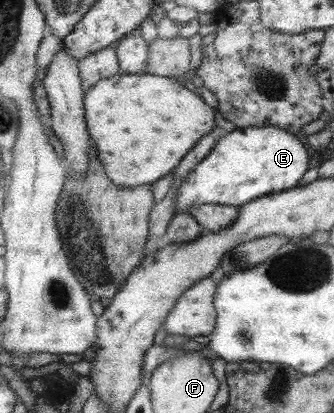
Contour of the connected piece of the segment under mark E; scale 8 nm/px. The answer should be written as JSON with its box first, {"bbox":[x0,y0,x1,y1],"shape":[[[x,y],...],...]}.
{"bbox":[176,125,309,214],"shape":[[[275,125],[236,128],[221,137],[211,154],[186,176],[180,186],[176,214],[206,204],[242,207],[268,194],[282,193],[297,187],[309,166],[309,150],[297,134]]]}

